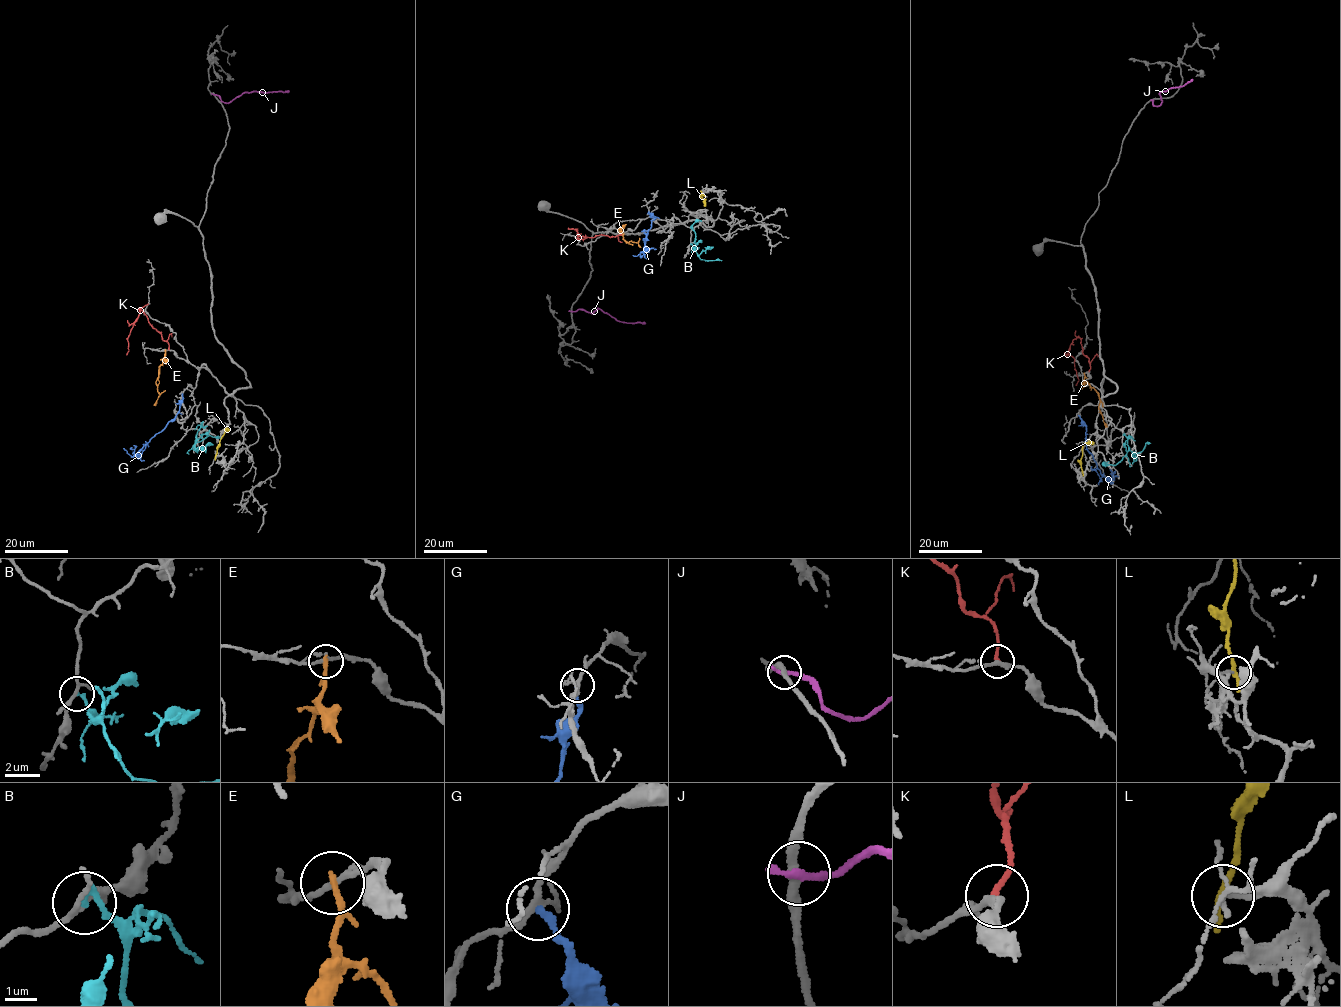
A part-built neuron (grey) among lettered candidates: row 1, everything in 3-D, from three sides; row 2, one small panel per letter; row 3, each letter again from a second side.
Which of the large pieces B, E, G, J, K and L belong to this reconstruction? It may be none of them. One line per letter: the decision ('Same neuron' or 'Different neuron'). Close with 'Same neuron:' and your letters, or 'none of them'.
B: Different neuron
E: Different neuron
G: Different neuron
J: Different neuron
K: Same neuron
L: Different neuron
Same neuron: K

